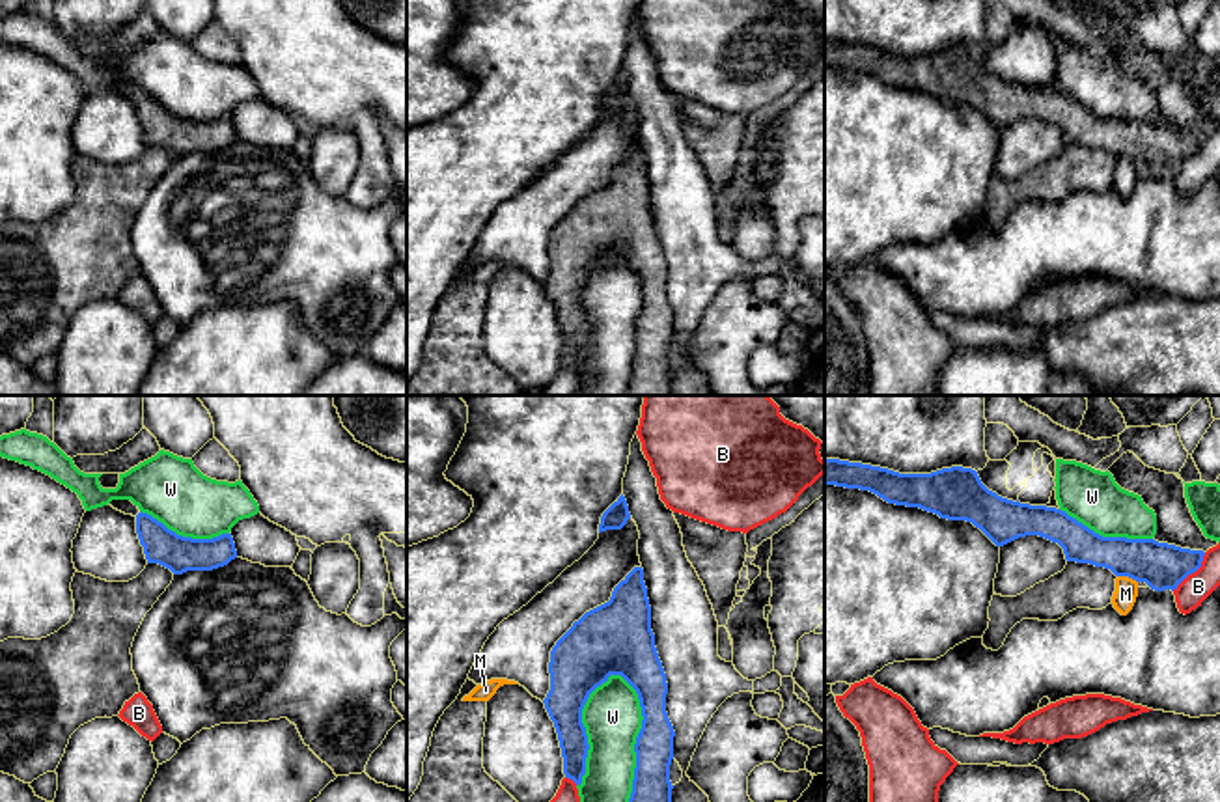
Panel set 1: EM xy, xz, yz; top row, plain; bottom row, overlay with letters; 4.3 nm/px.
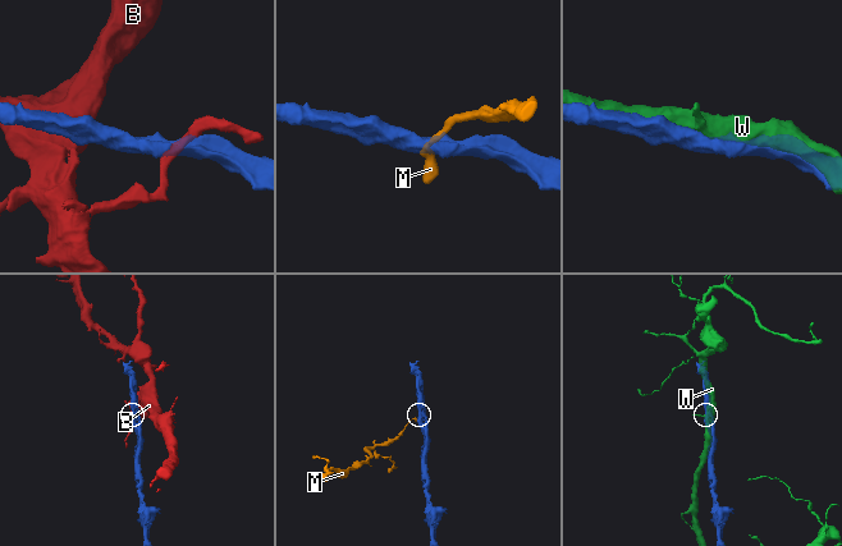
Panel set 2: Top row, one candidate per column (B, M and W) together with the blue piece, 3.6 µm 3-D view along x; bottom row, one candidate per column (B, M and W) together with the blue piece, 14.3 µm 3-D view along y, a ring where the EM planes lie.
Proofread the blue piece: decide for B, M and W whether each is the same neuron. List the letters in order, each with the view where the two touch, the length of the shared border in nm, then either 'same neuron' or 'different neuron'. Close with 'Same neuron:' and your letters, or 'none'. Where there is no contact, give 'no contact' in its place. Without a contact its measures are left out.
B: yz | 220 nm | different neuron
M: yz | 90 nm | different neuron
W: xz | 600 nm | different neuron
Same neuron: none

